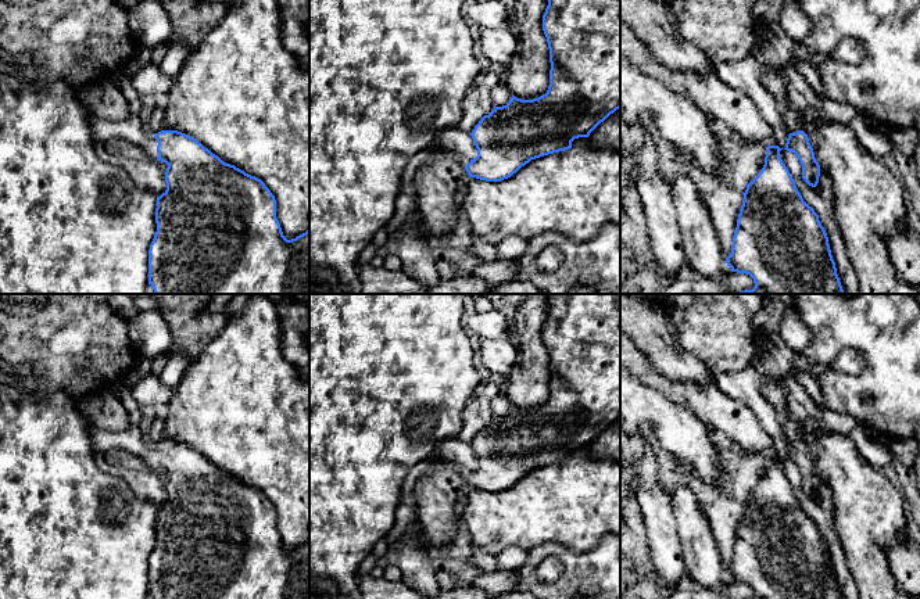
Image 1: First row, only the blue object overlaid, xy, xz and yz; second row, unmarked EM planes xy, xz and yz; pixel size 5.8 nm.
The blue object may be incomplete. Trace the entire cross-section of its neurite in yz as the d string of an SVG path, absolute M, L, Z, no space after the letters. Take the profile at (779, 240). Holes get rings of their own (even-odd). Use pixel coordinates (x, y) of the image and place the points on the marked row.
M769 146L763 168L745 184L731 252L726 258L731 272L749 275L755 287L726 294L844 294L827 233L819 215L798 191L780 158L781 150L778 146Z

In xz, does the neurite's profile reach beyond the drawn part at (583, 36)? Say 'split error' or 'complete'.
split error

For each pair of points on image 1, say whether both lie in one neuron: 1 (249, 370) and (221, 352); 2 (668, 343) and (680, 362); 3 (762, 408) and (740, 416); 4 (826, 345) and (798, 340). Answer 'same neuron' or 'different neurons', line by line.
1: same neuron
2: same neuron
3: different neurons
4: different neurons

